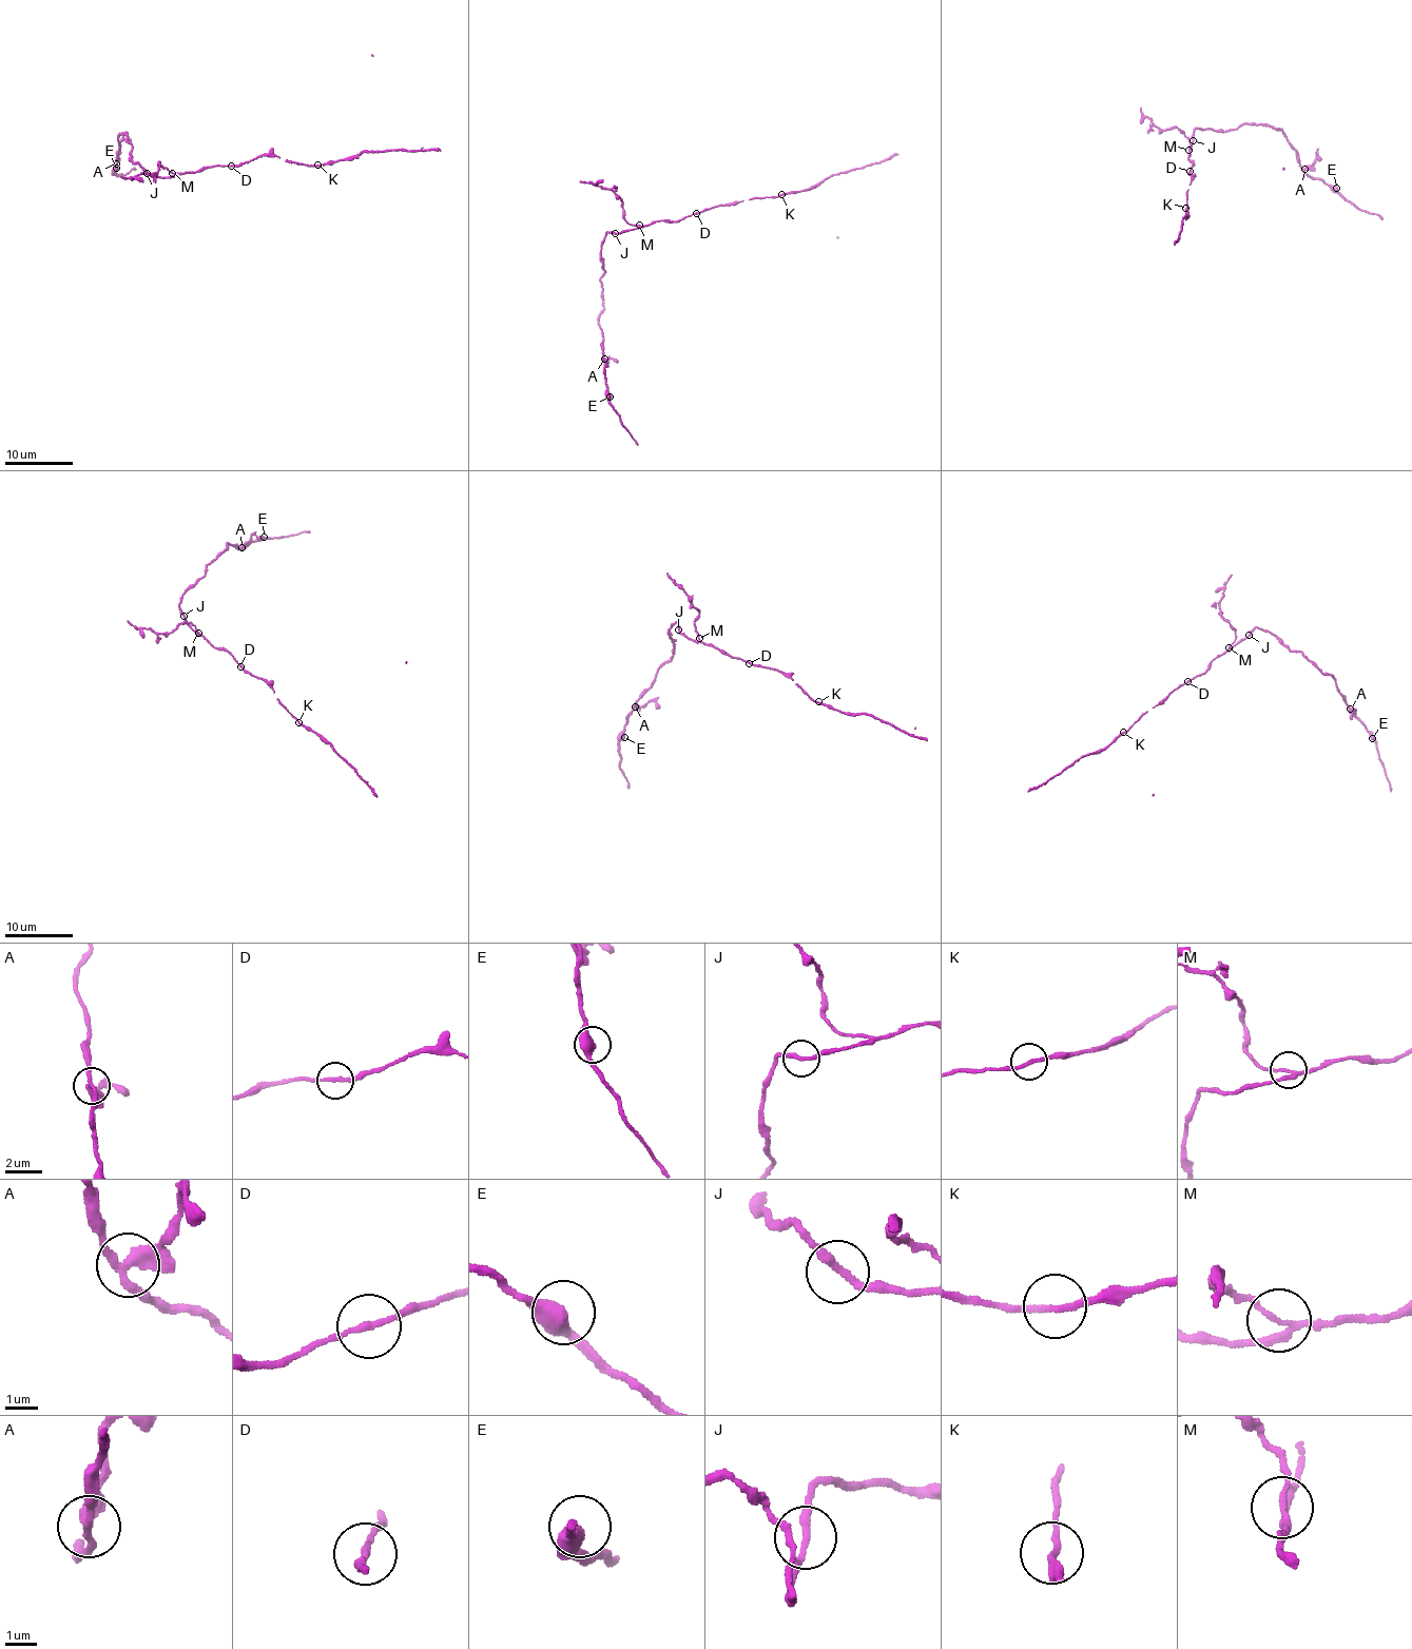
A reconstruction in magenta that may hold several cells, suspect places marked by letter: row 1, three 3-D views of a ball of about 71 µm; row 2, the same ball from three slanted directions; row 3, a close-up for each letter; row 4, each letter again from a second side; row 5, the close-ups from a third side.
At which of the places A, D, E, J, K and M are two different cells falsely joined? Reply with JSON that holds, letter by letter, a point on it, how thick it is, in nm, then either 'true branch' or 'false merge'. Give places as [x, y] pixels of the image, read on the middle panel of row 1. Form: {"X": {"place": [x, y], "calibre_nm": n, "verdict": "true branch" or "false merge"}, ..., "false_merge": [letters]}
{"A": {"place": [604, 359], "calibre_nm": 320, "verdict": "false merge"}, "D": {"place": [696, 213], "calibre_nm": 190, "verdict": "true branch"}, "E": {"place": [610, 396], "calibre_nm": 440, "verdict": "true branch"}, "J": {"place": [615, 233], "calibre_nm": 220, "verdict": "true branch"}, "K": {"place": [781, 194], "calibre_nm": 200, "verdict": "true branch"}, "M": {"place": [639, 225], "calibre_nm": 160, "verdict": "false merge"}, "false_merge": ["A", "M"]}

